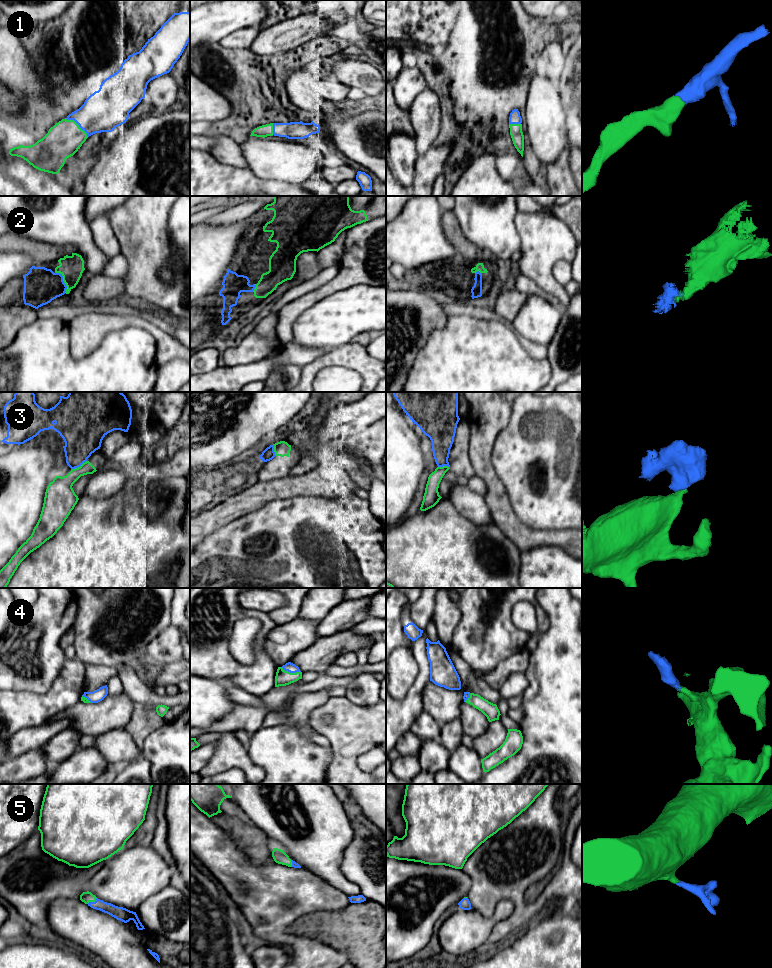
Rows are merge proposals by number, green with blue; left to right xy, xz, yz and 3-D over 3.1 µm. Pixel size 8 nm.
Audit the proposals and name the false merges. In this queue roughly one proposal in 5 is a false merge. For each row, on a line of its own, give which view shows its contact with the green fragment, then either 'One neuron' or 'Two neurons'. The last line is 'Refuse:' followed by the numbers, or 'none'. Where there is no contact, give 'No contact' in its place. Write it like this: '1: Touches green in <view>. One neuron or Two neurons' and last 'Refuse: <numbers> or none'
1: Touches green in xy. One neuron
2: Touches green in xy. One neuron
3: Touches green in xy. Two neurons
4: Touches green in xz. One neuron
5: Touches green in xy. One neuron
Refuse: 3

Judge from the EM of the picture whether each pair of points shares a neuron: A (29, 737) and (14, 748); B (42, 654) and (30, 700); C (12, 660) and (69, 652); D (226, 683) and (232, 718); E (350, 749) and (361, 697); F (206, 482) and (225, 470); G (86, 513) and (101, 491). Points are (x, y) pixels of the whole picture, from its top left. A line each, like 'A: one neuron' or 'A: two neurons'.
A: one neuron
B: two neurons
C: two neurons
D: two neurons
E: two neurons
F: one neuron
G: two neurons

